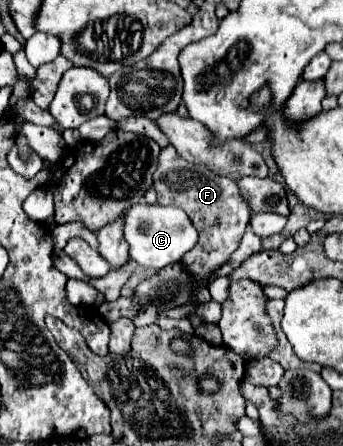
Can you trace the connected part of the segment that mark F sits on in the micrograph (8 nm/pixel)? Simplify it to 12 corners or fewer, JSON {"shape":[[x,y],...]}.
{"shape":[[184,162],[154,172],[158,204],[180,206],[200,238],[182,262],[204,284],[240,244],[248,204],[232,178]]}

